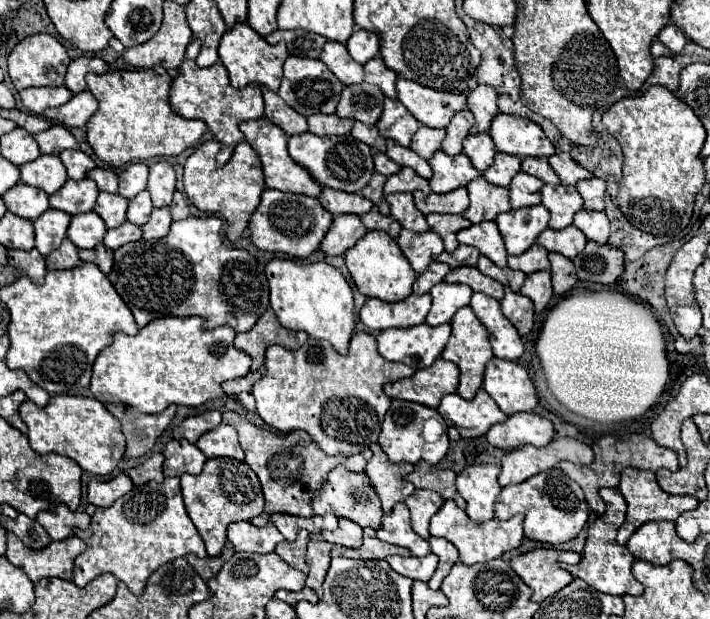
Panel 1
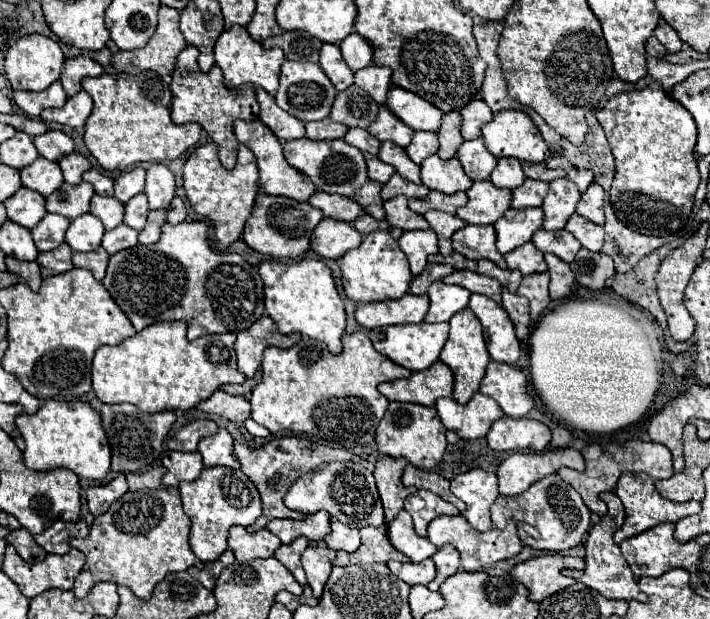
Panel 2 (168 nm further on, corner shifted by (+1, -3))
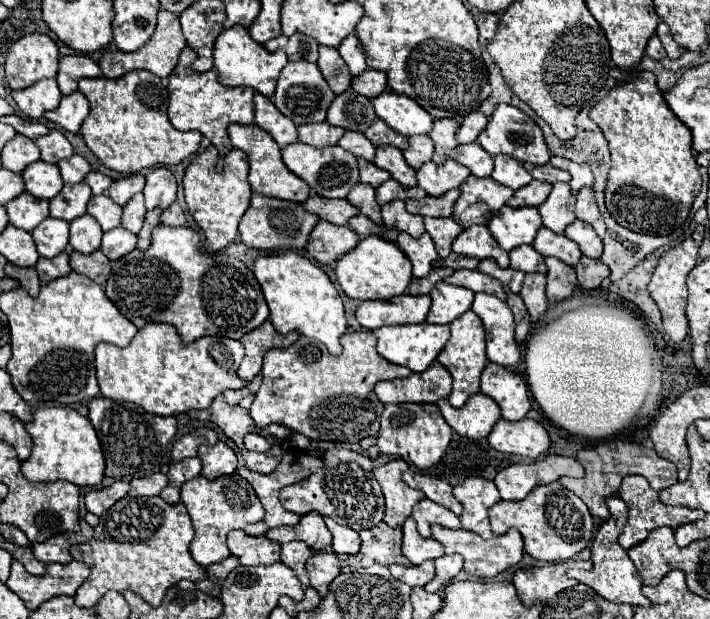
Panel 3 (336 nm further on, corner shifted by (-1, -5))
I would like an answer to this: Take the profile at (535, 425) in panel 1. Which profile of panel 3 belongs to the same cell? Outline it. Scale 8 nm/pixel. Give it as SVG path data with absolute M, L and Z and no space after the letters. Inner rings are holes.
M500 418L492 428L488 442L498 452L518 454L528 458L538 458L550 446L550 438L544 426L530 418L518 422L508 422Z

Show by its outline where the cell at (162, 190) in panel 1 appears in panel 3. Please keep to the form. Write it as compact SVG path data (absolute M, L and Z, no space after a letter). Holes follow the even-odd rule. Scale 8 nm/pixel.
M154 168L146 174L146 186L144 186L144 198L146 198L146 210L152 208L168 208L176 200L176 178L166 168Z

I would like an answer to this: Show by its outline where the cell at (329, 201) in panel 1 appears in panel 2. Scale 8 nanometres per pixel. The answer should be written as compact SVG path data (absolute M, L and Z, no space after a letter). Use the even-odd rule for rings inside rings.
M314 192L308 202L314 208L322 210L324 216L334 218L334 220L342 220L342 222L354 222L356 218L360 218L364 214L364 210L352 198L346 198L340 194Z

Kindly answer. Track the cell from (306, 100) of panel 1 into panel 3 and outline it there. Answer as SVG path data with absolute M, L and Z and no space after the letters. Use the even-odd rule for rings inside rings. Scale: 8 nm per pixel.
M288 62L284 66L284 70L280 72L272 102L294 124L306 124L306 122L324 122L326 110L332 104L332 98L334 98L334 94L332 94L330 86L326 84L326 80L324 80L324 76L316 64Z

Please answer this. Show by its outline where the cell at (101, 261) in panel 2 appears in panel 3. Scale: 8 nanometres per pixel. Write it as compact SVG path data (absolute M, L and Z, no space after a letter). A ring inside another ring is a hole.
M96 250L88 256L80 254L80 252L72 252L70 254L70 268L78 274L84 274L88 278L92 278L98 284L104 284L110 276L110 260L102 254L102 250Z

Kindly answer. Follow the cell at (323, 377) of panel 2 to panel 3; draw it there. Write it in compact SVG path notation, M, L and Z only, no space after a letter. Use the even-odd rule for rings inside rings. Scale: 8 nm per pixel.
M346 332L344 334L344 350L340 356L332 356L328 348L312 338L300 336L288 348L272 348L264 356L262 366L262 386L256 392L256 400L250 406L250 414L258 428L268 424L284 424L290 430L304 434L310 440L326 440L326 442L360 442L366 436L376 436L380 426L380 414L384 404L374 394L374 384L380 380L406 378L412 372L406 366L398 366L388 362L376 352L376 336L372 332Z

